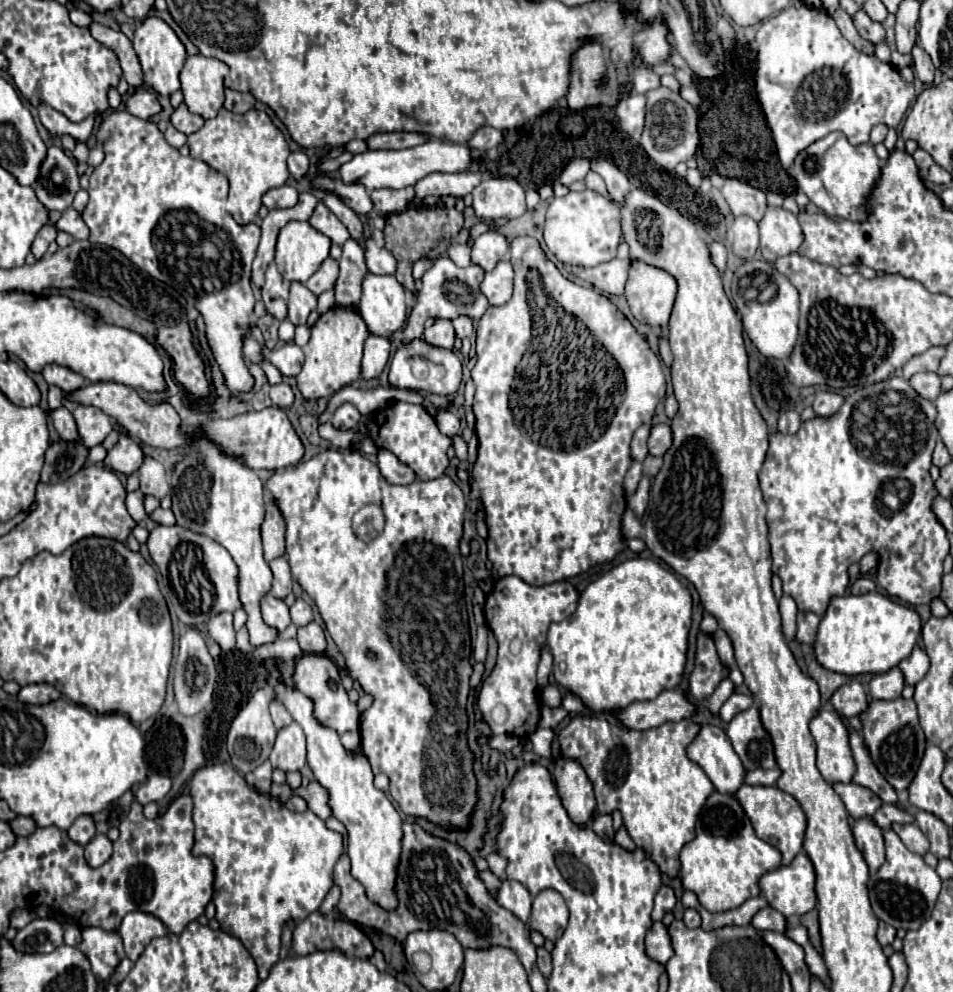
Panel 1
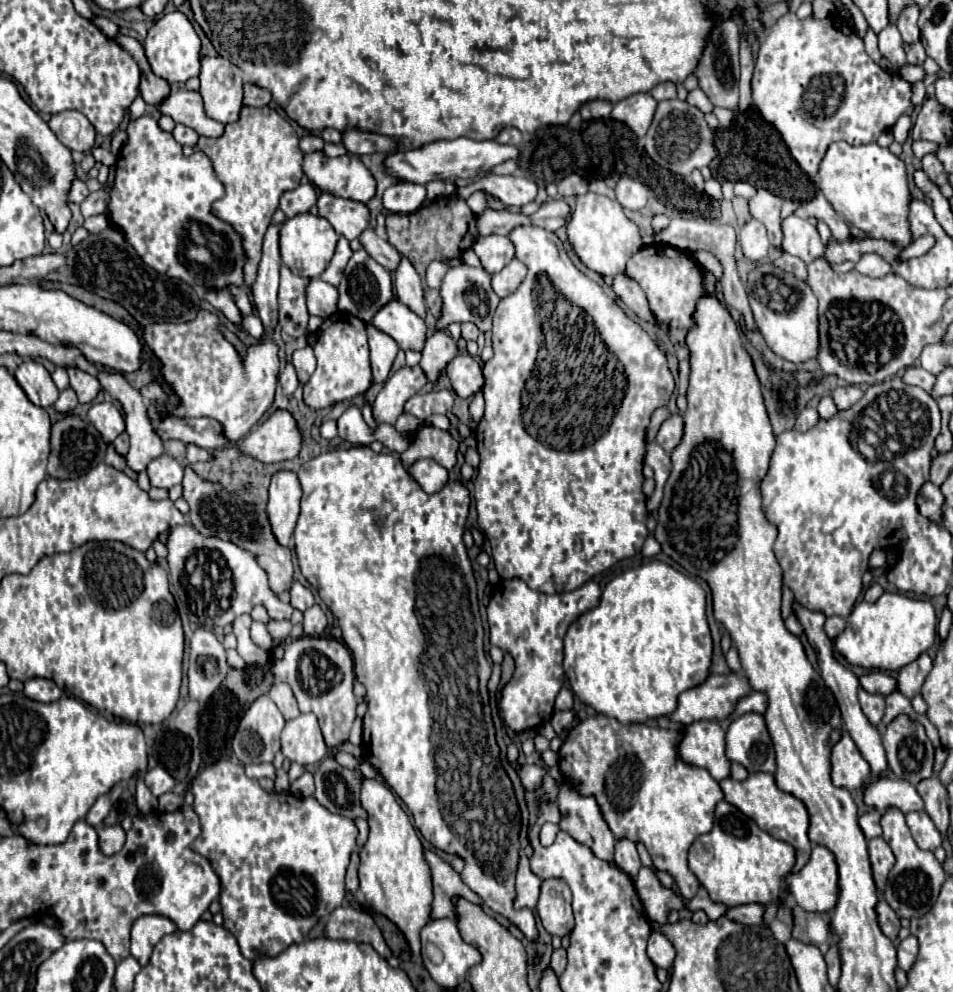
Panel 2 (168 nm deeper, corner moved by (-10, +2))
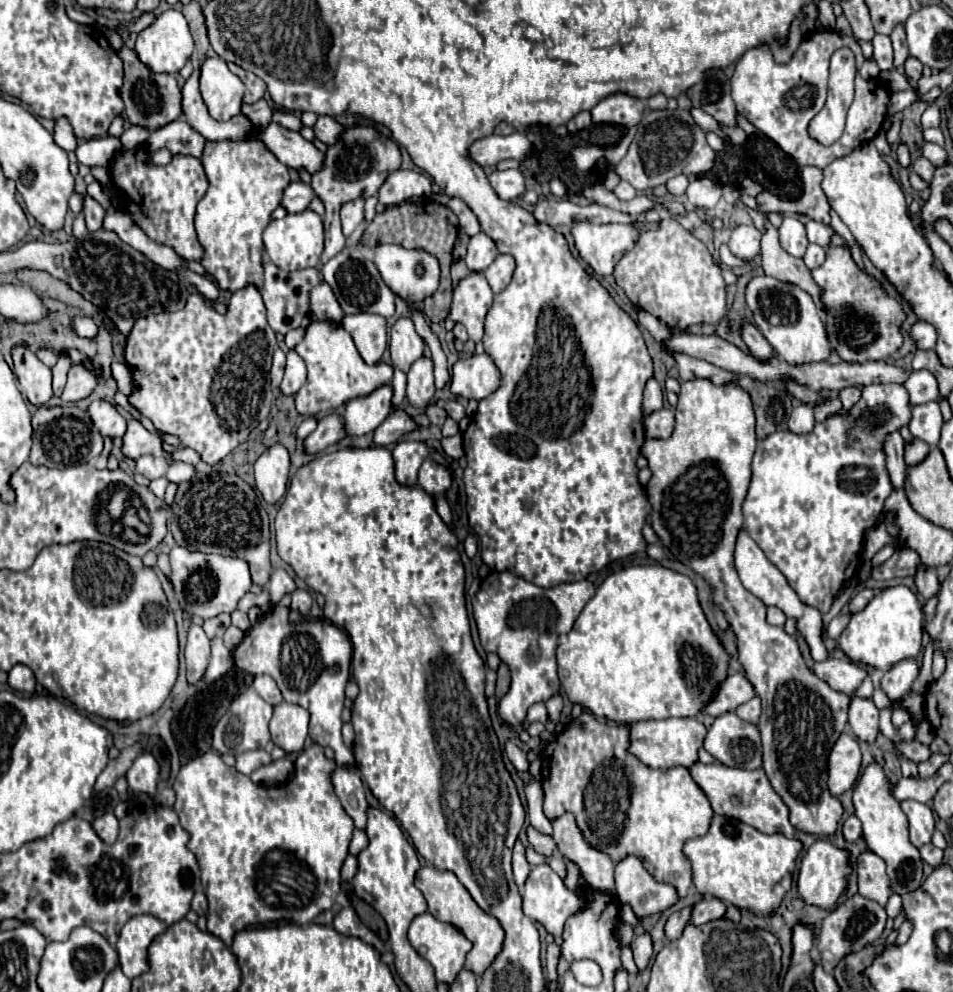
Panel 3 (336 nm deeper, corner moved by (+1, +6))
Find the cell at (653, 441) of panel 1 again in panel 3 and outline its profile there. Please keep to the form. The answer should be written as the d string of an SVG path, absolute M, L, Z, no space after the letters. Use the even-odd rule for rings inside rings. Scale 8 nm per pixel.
M659 409L645 417L645 435L653 439L667 439L673 433L675 417L669 409Z

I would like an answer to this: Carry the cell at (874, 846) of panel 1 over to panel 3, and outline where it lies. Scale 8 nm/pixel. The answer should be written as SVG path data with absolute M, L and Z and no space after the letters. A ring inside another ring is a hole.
M863 853L857 859L857 883L859 893L879 905L885 905L891 891L891 881L885 873L885 863L875 853Z

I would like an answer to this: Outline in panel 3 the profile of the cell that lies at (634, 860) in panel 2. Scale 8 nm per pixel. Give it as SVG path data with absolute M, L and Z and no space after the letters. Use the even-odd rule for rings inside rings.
M627 857L617 863L615 893L621 903L631 905L639 919L661 913L679 901L677 889L669 883L655 881L637 857Z

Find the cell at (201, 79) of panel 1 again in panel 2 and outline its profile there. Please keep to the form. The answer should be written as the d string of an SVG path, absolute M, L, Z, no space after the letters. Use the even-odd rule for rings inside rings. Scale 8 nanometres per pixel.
M202 57L200 95L208 117L228 123L242 109L242 71L222 57Z

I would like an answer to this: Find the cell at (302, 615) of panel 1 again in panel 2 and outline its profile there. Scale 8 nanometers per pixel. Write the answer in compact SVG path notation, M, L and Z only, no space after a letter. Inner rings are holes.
M294 581L292 589L290 589L290 595L292 595L292 601L290 601L290 605L292 605L294 609L306 611L306 609L310 609L310 607L314 605L314 595L312 595L312 591L310 591L308 587L300 585L298 581Z

